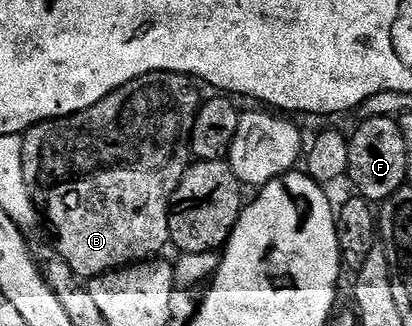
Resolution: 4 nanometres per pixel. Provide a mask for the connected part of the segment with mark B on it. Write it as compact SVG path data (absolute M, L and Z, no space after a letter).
M155 71L153 75L144 75L119 87L114 93L110 93L98 105L90 105L90 109L82 109L78 113L68 115L64 119L50 119L46 123L38 123L29 131L23 132L24 152L22 153L22 165L26 185L30 189L30 197L37 208L48 218L50 226L56 230L54 246L59 251L66 265L74 269L74 273L81 281L97 279L99 275L105 275L108 271L118 271L121 267L129 266L137 261L148 261L165 246L169 246L168 238L168 210L172 204L174 193L182 181L182 177L188 171L193 162L192 154L192 130L196 115L200 112L202 95L196 92L197 84L189 76L179 75L173 71Z

